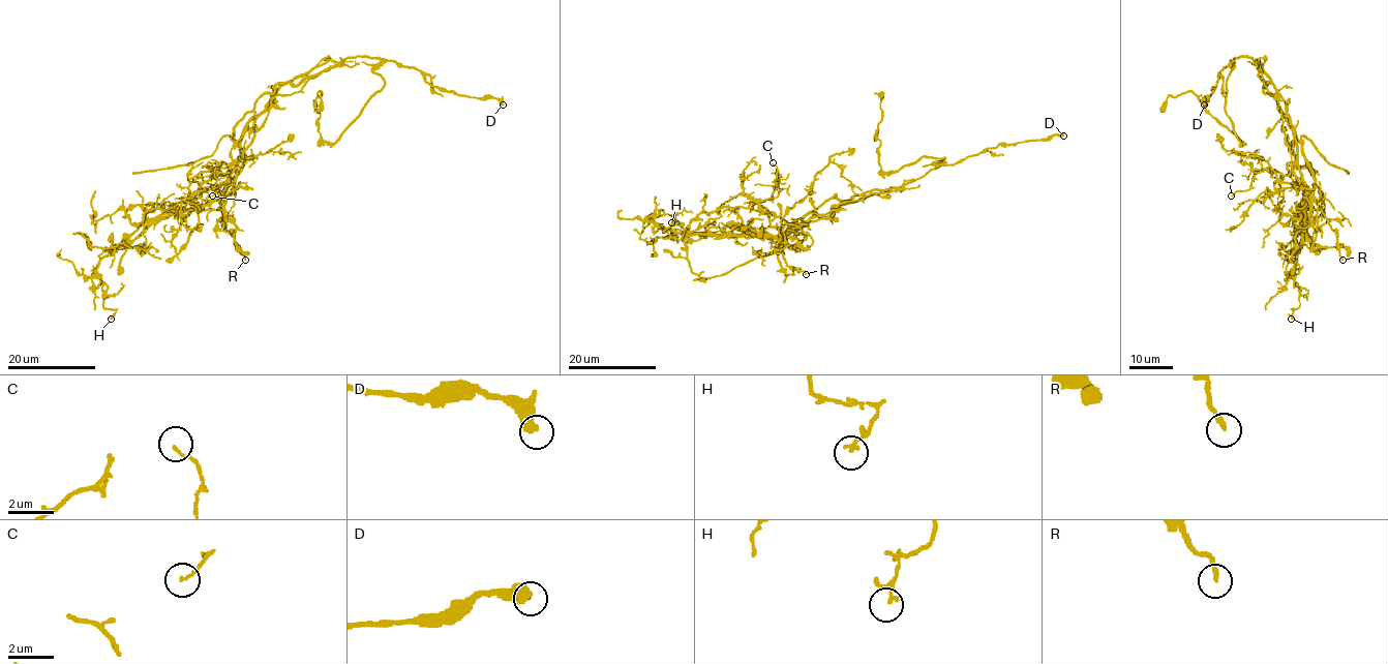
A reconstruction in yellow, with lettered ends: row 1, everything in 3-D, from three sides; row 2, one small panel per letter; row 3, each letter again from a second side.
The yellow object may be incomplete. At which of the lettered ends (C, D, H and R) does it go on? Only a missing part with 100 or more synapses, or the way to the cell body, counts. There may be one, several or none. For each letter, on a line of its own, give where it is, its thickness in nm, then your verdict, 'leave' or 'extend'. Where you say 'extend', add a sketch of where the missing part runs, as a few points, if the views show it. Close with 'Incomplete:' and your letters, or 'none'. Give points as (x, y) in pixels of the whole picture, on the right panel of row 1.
C: at (1231, 195); 110 nm thick; leave
D: at (1204, 104); 480 nm thick; leave
H: at (1291, 319); 110 nm thick; leave
R: at (1343, 260); 190 nm thick; leave
Incomplete: none

